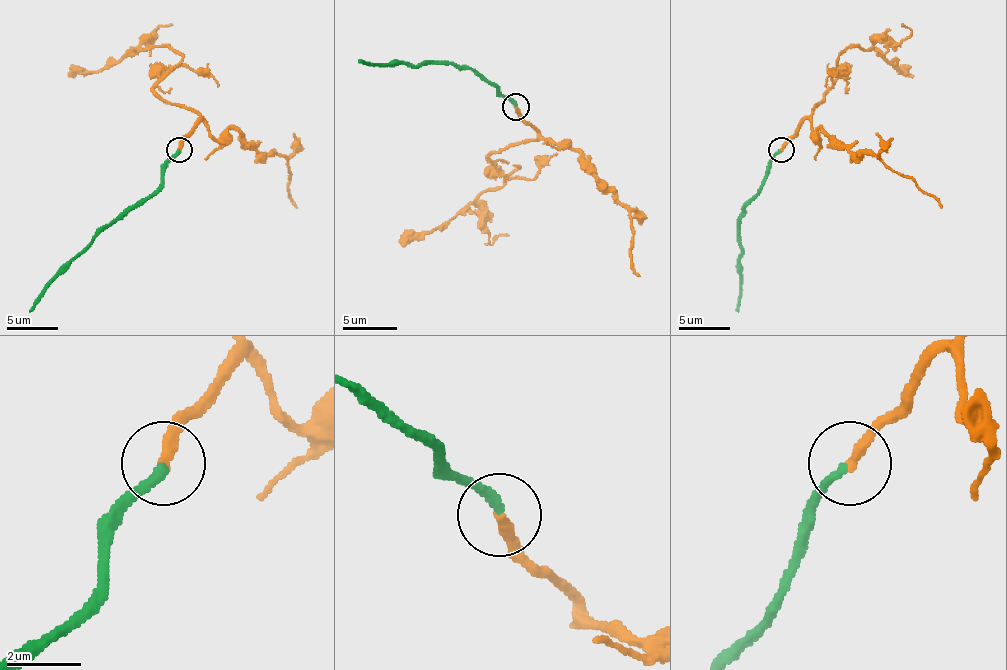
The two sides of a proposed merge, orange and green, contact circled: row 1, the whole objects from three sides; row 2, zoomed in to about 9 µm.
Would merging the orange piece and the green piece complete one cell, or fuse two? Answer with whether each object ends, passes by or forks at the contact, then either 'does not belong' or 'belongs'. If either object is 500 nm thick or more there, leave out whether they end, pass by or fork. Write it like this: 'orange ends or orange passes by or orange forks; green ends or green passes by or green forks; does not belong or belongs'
orange ends; green ends; belongs

